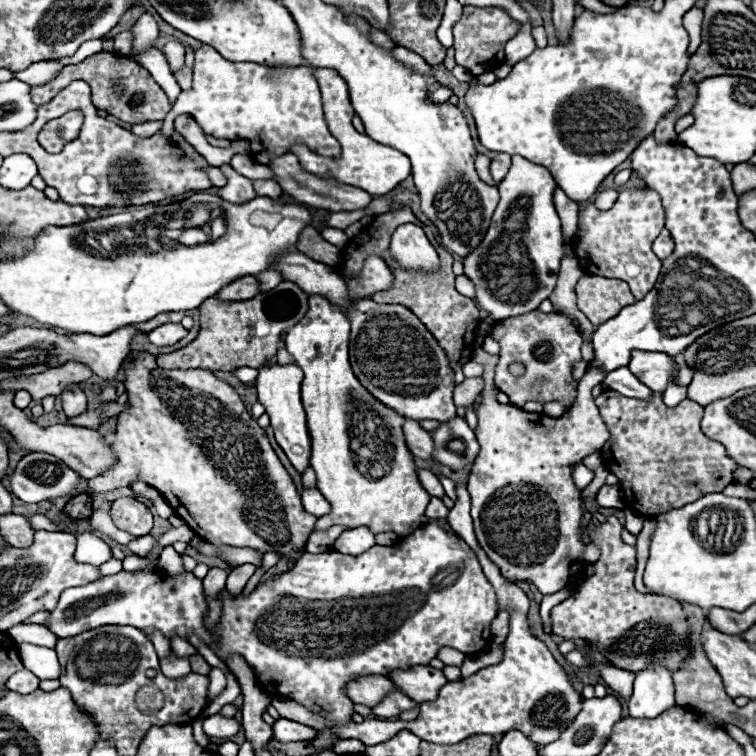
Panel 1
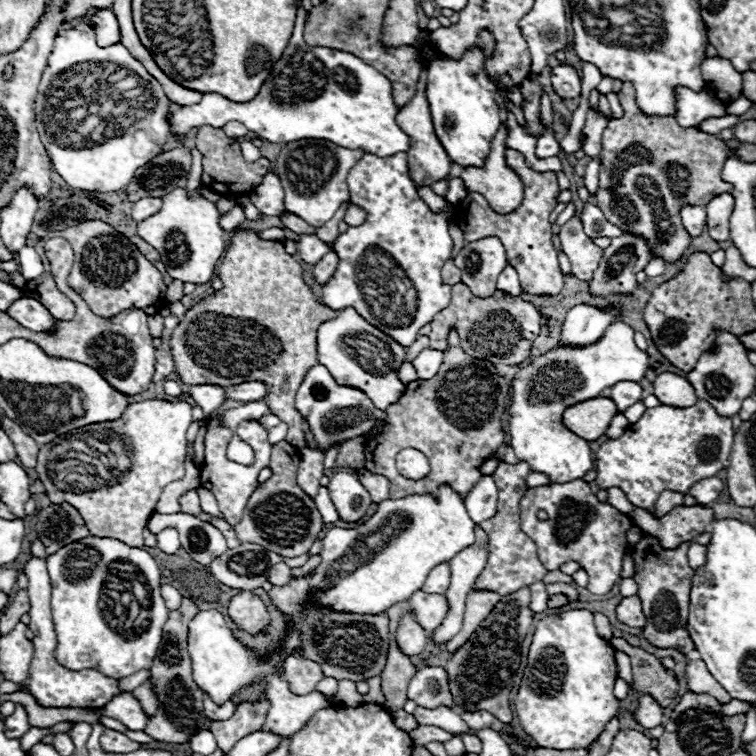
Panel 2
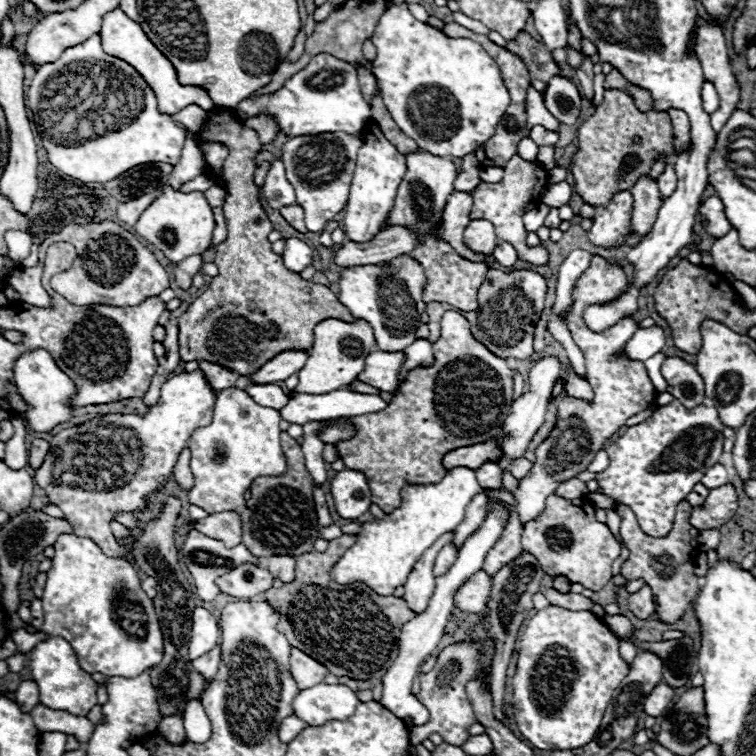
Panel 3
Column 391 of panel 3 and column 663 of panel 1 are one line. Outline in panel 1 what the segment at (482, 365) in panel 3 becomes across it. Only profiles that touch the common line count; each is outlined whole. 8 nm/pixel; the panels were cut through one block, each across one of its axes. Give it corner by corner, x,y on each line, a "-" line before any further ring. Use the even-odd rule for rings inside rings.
606,392
606,400
600,400
598,408
610,432
610,440
600,450
602,464
618,476
630,510
656,516
670,508
690,504
708,492
720,492
724,486
732,484
732,472
738,464
726,456
722,444
702,434
700,420
704,408
692,400
668,408
658,392
650,402

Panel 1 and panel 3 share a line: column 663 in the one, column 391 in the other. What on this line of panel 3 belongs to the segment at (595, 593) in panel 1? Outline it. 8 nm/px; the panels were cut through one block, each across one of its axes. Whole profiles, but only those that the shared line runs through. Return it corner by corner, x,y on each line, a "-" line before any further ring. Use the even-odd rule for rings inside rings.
344,534
332,540
326,552
306,552
306,556
298,556
296,578
282,588
266,590
266,600
284,614
280,630
294,648
300,648
324,664
334,676
380,680
398,656
400,628
414,618
414,610
410,610
406,600
378,596
366,584
338,584
332,580
330,570
346,548
354,546
354,540
354,534
-
372,602
386,618
372,618

